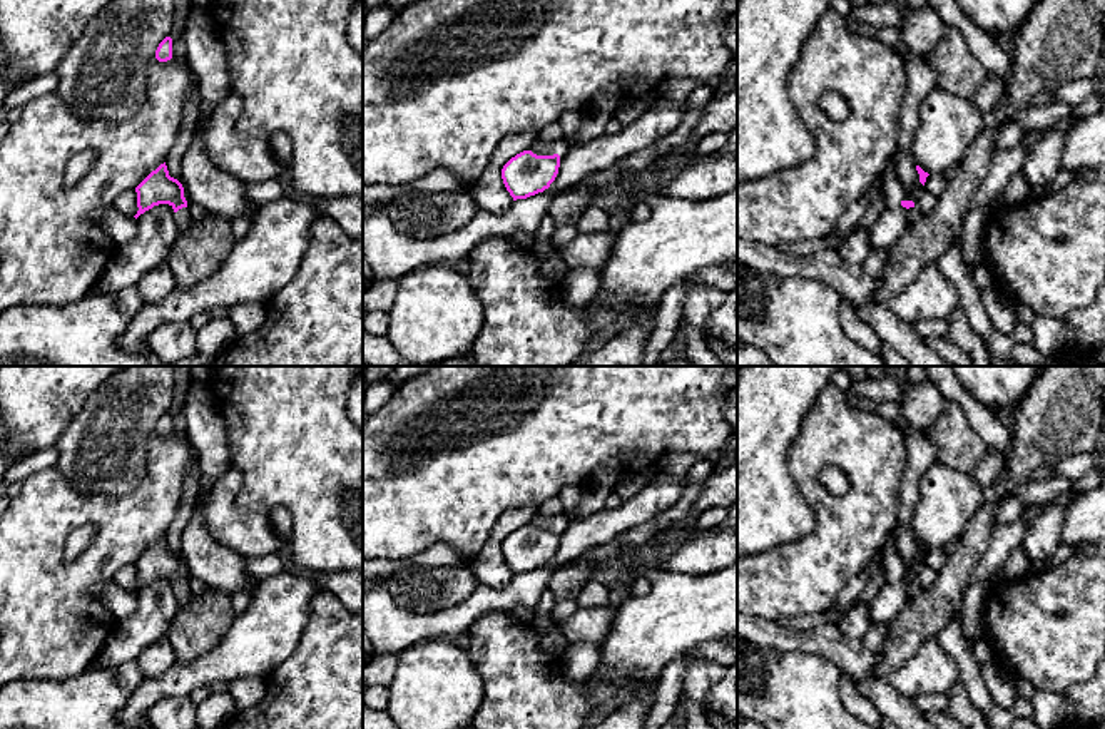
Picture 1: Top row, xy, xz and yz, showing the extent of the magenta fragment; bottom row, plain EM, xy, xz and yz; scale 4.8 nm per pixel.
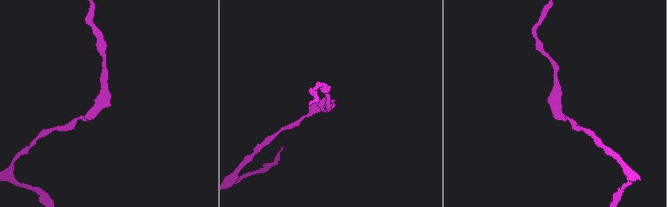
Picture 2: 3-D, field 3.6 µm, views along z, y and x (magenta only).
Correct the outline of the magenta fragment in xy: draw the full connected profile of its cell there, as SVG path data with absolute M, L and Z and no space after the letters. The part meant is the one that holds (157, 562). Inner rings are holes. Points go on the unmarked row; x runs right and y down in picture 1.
M165 537L152 545L137 562L137 589L135 594L145 585L159 579L169 579L174 584L174 597L179 609L187 607L194 600L189 589L187 575L184 572L182 558L169 550Z

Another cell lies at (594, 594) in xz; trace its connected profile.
M590 579L577 595L577 604L582 609L588 607L602 607L607 605L610 600L610 589L607 589L603 584Z

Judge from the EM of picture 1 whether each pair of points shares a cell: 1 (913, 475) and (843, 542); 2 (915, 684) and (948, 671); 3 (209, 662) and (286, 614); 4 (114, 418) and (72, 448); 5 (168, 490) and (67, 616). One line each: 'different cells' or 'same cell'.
1: different cells
2: same cell
3: same cell
4: same cell
5: same cell

